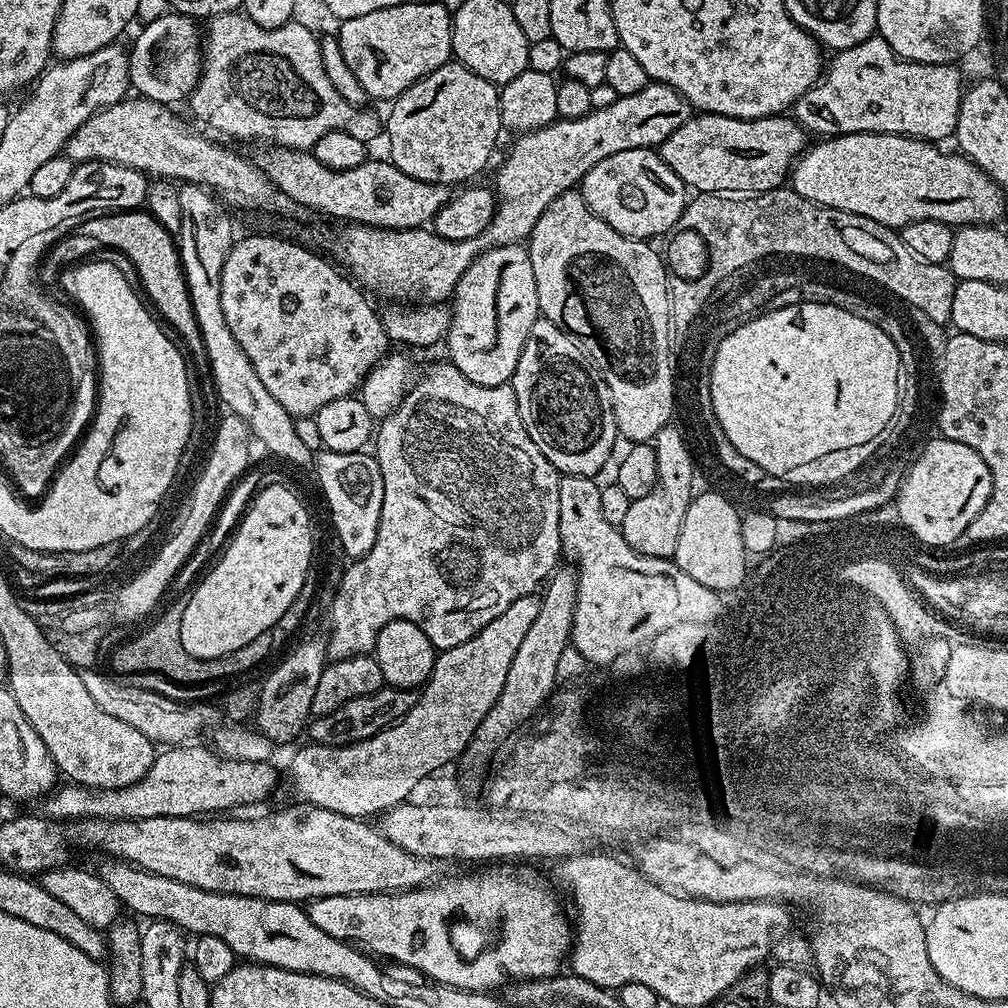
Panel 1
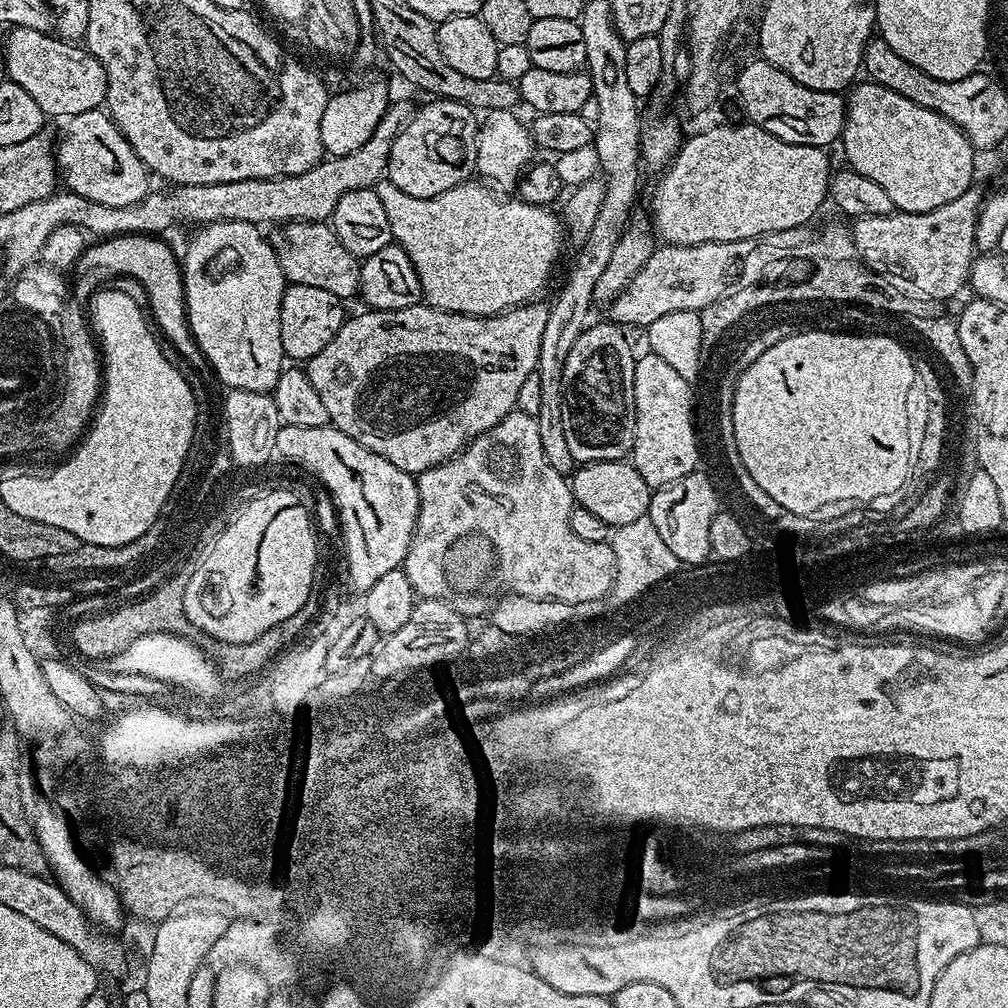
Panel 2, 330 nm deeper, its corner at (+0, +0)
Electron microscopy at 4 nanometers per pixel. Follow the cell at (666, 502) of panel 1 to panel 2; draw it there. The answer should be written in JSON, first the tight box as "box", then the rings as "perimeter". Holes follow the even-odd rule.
{"box":[630,350,701,490],"perimeter":[[[651,350],[645,351],[634,366],[634,402],[636,425],[630,462],[655,490],[686,474],[697,471],[701,458],[692,424],[694,389],[667,362],[662,362]]]}

